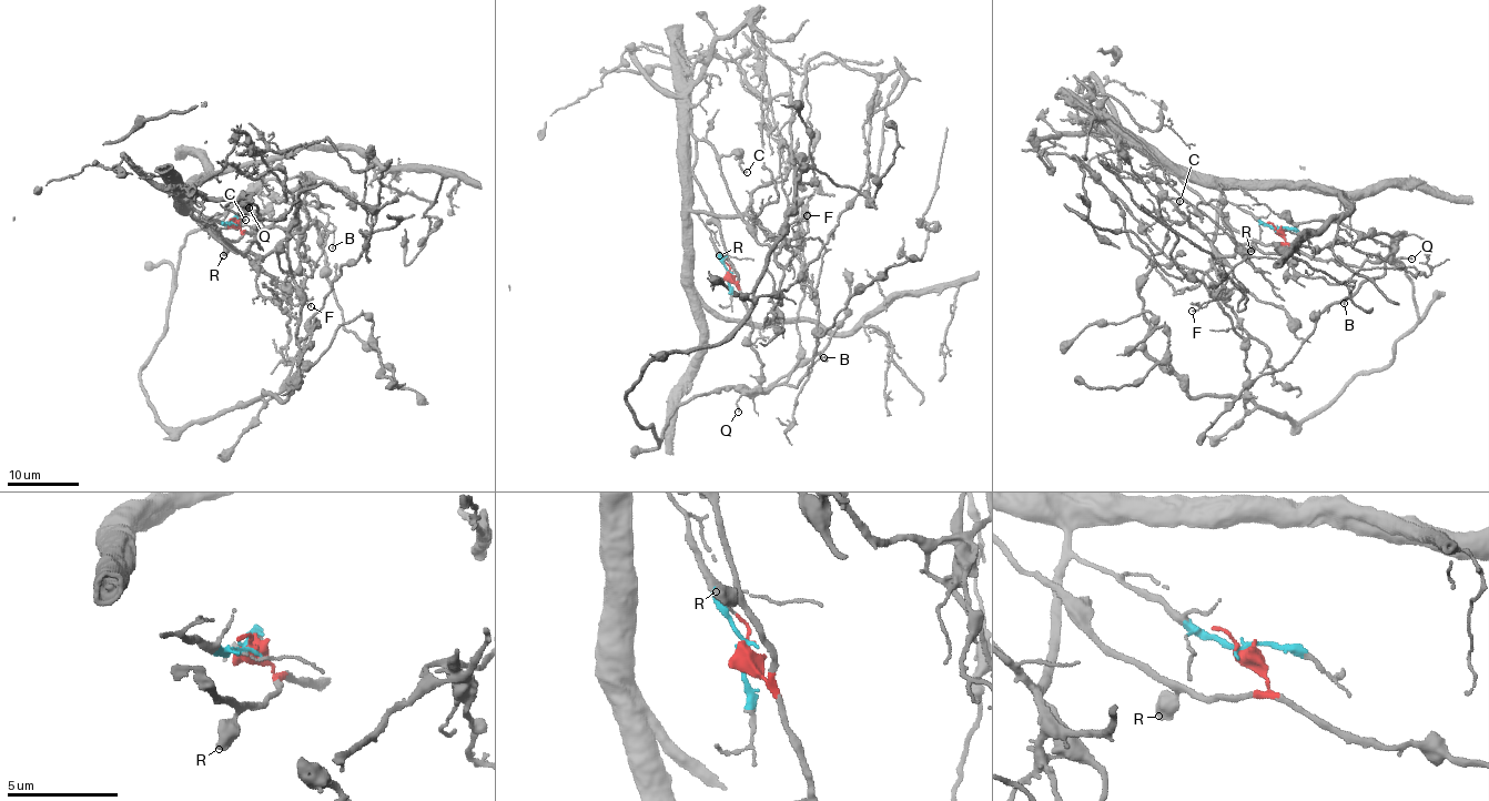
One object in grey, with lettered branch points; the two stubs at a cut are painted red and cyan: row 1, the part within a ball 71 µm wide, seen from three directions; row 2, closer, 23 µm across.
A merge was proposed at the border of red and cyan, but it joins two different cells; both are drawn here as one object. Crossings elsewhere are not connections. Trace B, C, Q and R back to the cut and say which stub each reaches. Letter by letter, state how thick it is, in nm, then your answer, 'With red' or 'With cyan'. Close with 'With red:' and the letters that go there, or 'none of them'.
B: Thickness 80 nm. With cyan
C: Thickness 180 nm. With red
Q: Thickness 100 nm. With red
R: Thickness 550 nm. With red
With red: C, Q, R

